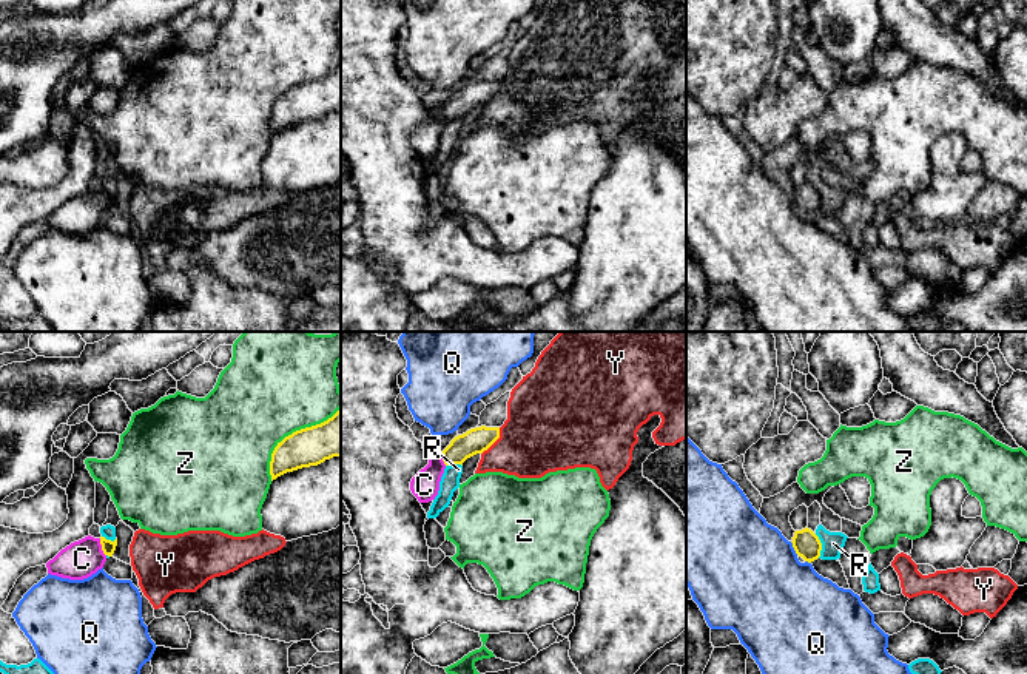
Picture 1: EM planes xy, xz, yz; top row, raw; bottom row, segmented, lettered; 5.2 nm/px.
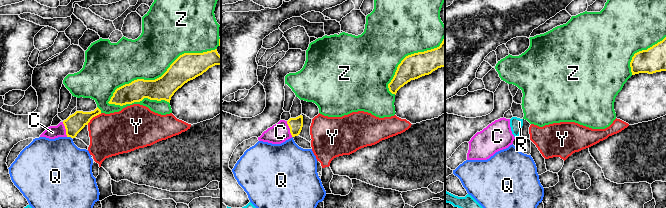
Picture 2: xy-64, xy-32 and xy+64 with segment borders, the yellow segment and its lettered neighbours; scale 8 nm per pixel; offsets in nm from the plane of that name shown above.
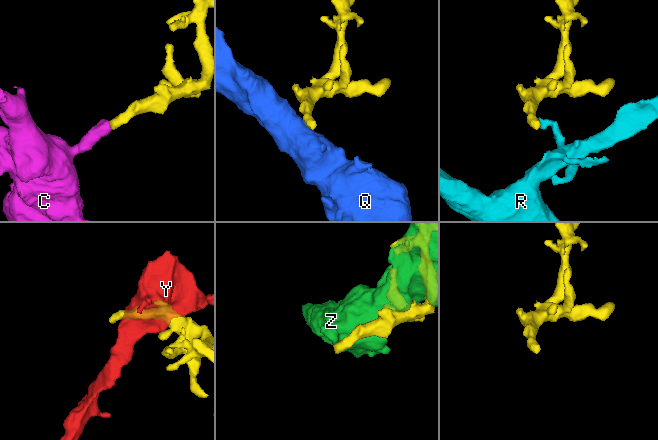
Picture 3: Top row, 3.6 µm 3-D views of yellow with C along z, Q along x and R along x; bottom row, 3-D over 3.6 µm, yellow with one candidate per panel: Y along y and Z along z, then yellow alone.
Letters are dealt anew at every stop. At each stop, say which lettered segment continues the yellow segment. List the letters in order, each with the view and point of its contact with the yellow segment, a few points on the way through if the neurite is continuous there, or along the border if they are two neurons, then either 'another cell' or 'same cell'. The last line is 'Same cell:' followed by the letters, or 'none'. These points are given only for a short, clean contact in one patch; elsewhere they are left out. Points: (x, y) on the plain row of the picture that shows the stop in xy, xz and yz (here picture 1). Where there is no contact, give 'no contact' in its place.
C: contact xy (102, 202); way xy (108, 201), (102, 202), (82, 213); same cell
Q: contact yz (793, 201); border yz (790, 196), (798, 208); another cell
R: contact yz (821, 201); another cell
Y: contact xz (494, 96); another cell
Z: contact xy (292, 88); another cell
Same cell: C

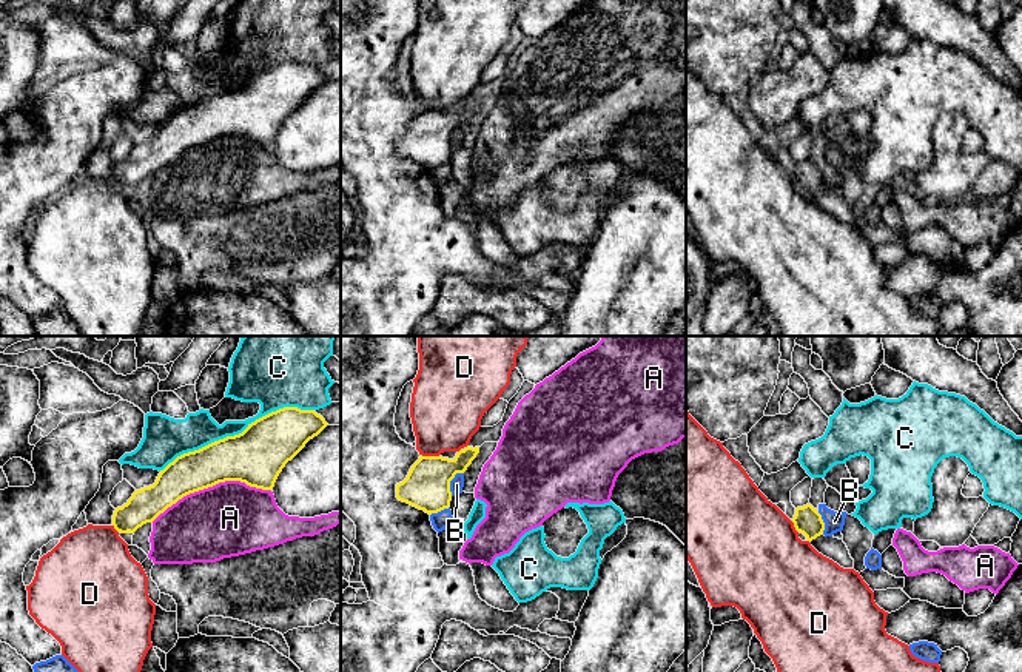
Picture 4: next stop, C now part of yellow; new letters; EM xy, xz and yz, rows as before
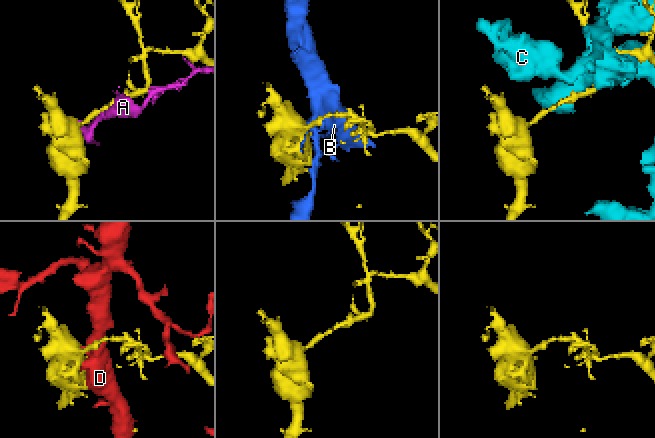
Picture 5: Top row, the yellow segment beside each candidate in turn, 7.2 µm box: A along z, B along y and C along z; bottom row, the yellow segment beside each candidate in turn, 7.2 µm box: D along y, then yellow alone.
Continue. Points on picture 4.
A: contact xy (210, 141); another cell
B: contact xz (450, 134); another cell
C: contact xy (236, 90); another cell
D: contact xz (430, 111); another cell
Same cell: none

